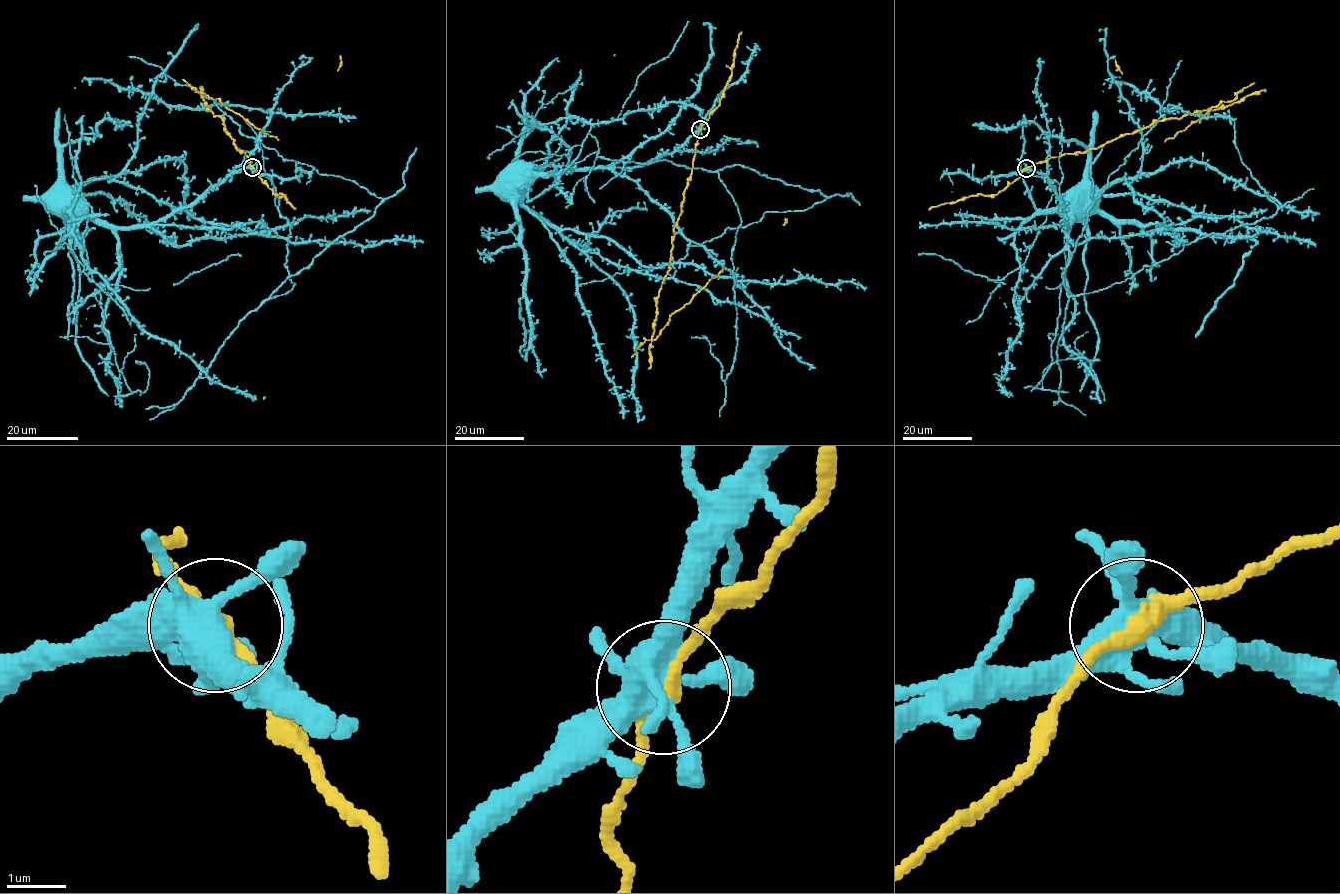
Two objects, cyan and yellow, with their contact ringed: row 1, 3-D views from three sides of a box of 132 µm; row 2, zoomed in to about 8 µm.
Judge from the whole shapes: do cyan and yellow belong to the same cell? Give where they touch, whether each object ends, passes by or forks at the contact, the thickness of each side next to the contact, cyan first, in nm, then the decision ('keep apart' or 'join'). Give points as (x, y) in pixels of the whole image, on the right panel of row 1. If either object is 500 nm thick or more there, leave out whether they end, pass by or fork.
at (1026, 168); cyan forks there; yellow passes by; 480 nm thick on the cyan side, 240 nm on the other; keep apart

